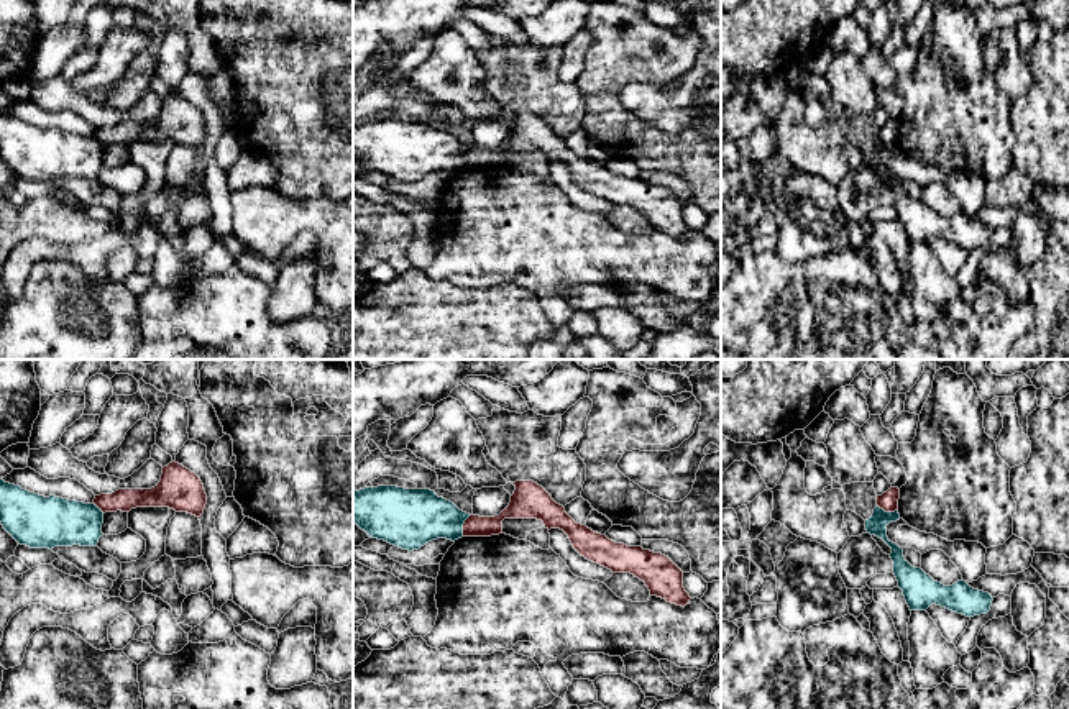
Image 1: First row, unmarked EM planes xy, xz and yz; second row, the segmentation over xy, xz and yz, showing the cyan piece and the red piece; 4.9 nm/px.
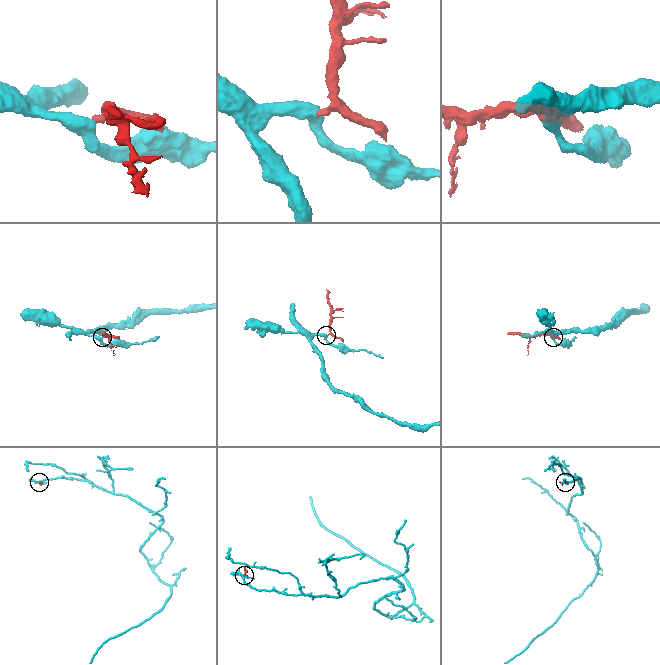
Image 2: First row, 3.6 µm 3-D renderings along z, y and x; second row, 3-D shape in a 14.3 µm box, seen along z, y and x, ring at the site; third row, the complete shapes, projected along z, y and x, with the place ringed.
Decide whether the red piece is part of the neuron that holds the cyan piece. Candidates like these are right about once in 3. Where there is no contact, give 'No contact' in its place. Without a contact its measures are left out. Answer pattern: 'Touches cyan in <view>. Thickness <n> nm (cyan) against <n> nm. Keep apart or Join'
Touches cyan in xz. Thickness 280 nm (cyan) against 110 nm. Keep apart

